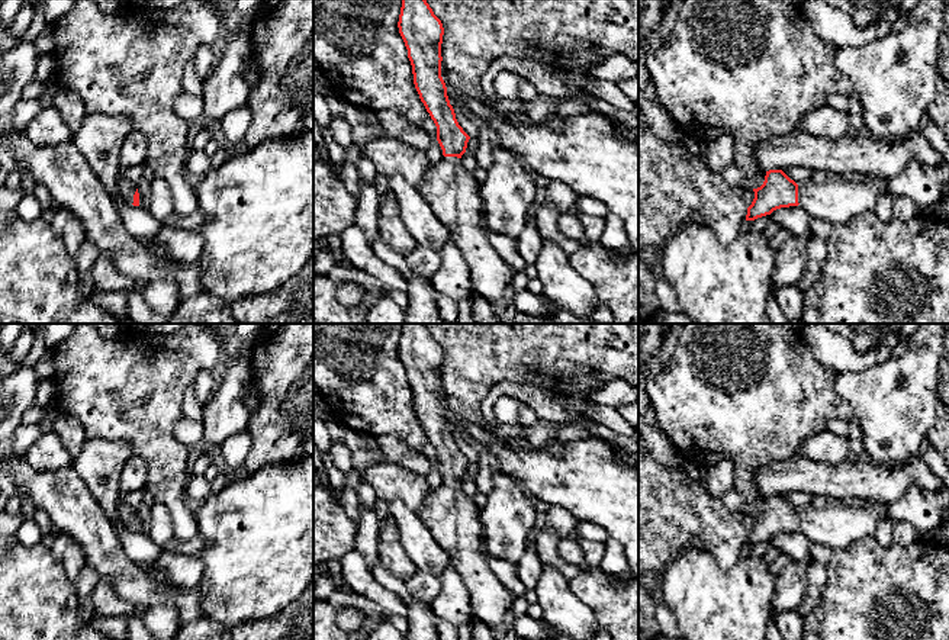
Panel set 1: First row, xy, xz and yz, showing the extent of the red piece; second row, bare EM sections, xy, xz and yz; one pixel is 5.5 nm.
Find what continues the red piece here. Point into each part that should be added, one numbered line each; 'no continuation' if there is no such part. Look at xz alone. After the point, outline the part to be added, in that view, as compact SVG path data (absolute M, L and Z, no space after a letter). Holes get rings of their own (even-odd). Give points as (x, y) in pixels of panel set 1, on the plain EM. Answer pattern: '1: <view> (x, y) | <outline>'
1: xz (453, 518) | M443 482L435 489L430 489L416 515L430 530L438 546L447 553L451 566L469 589L470 620L485 624L492 631L495 640L504 640L517 596L489 567L482 547L483 527L480 508L463 492L461 483Z

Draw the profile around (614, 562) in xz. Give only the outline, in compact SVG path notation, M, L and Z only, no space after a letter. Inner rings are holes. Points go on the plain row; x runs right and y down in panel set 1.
M614 538L605 543L605 554L599 567L608 575L621 575L628 570L624 547Z

